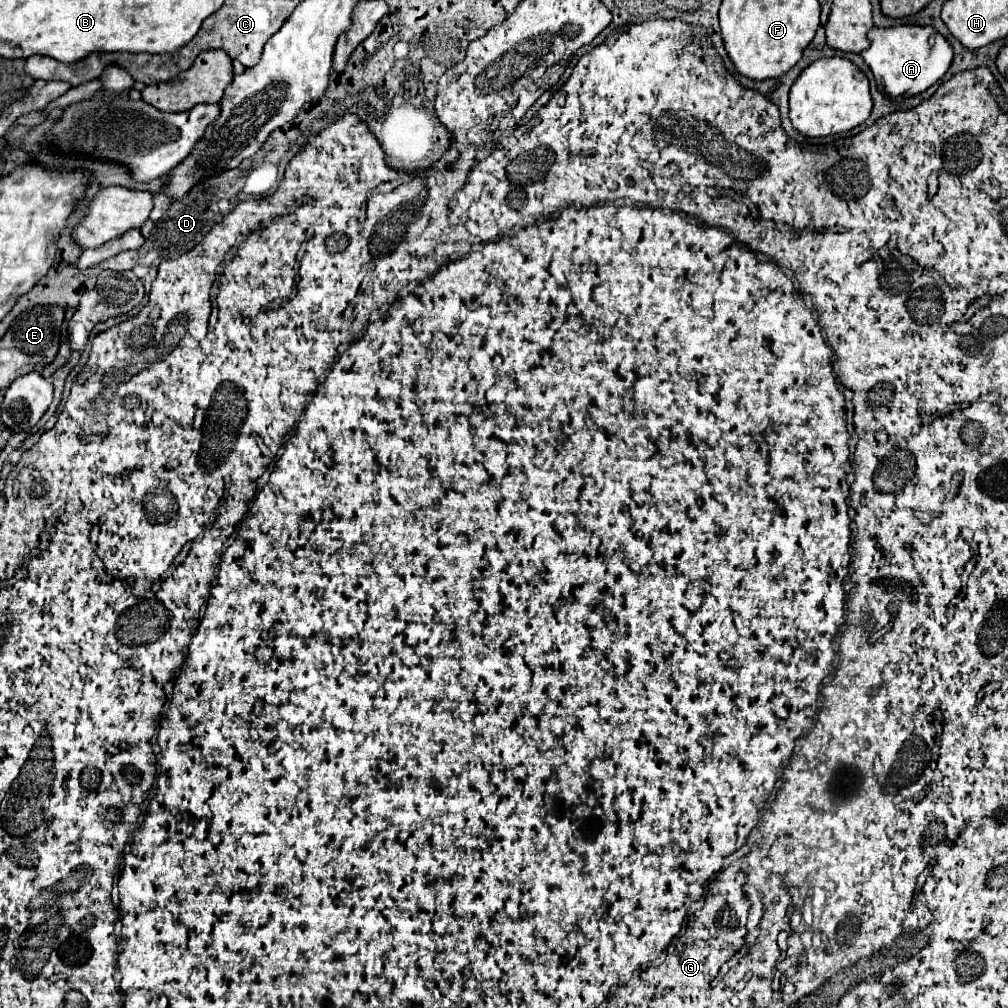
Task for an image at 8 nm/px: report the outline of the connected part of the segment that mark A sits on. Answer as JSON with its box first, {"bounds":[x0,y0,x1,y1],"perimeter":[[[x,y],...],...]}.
{"bounds":[862,24,954,98],"perimeter":[[[900,24],[892,28],[872,28],[868,40],[870,46],[862,52],[862,58],[870,66],[878,90],[890,98],[908,98],[928,90],[948,72],[954,58],[950,42],[932,26]]]}

